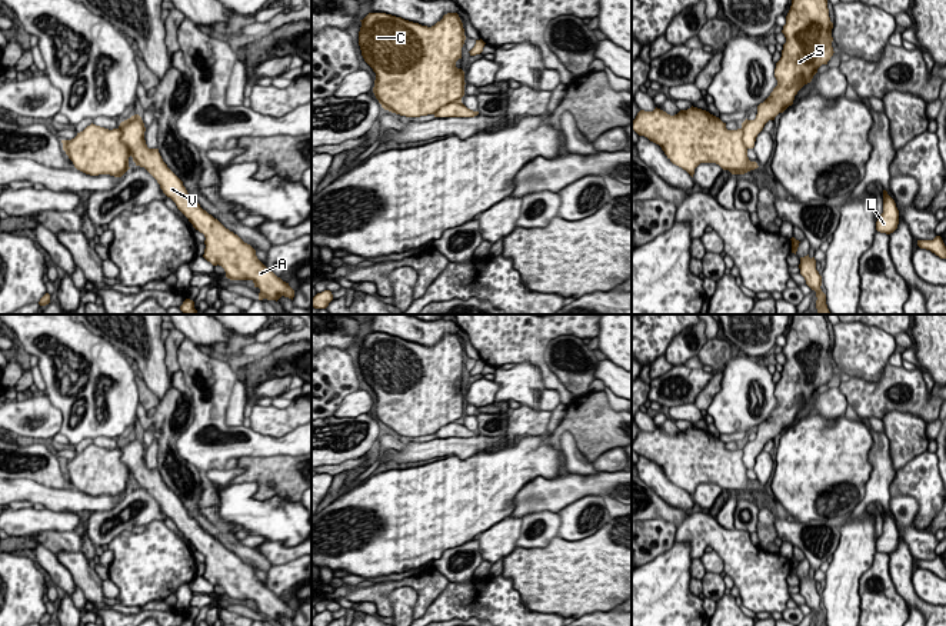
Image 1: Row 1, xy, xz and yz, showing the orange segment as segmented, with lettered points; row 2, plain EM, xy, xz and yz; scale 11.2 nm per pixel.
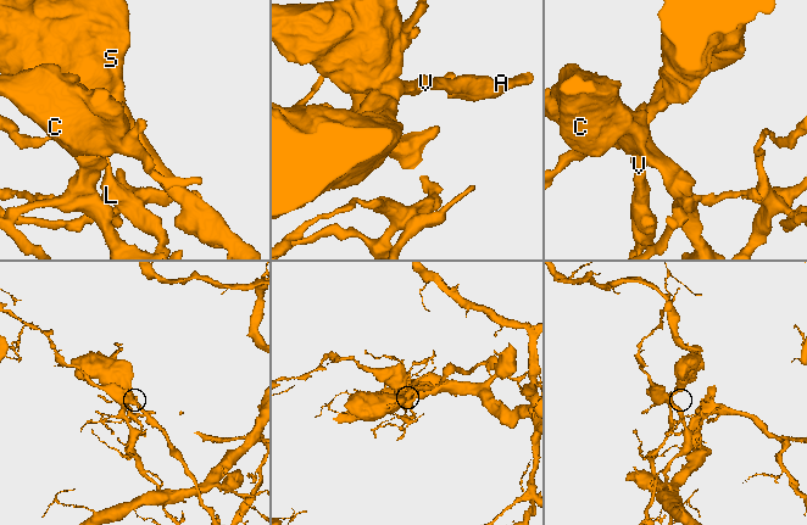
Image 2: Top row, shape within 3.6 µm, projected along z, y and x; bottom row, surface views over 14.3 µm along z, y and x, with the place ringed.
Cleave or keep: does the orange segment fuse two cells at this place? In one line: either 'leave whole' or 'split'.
leave whole

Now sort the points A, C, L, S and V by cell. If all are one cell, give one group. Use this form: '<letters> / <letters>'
A C L S V

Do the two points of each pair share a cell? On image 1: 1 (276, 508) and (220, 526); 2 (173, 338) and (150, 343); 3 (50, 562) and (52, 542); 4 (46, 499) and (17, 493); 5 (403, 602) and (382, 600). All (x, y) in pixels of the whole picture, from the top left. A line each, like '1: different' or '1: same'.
1: different
2: different
3: different
4: same
5: different

